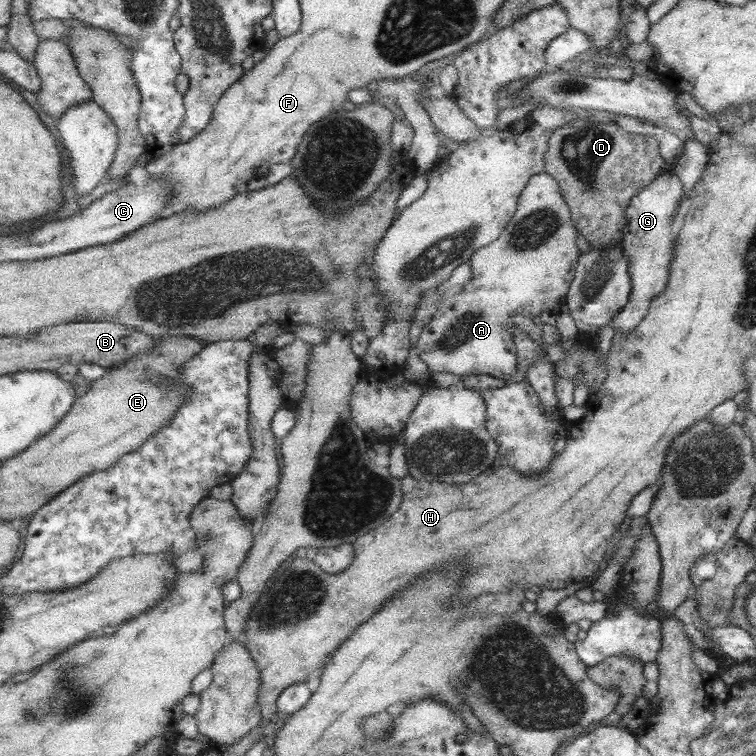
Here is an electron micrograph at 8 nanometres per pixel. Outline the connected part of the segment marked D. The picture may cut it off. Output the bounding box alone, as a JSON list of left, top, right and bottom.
[544,113,671,248]

